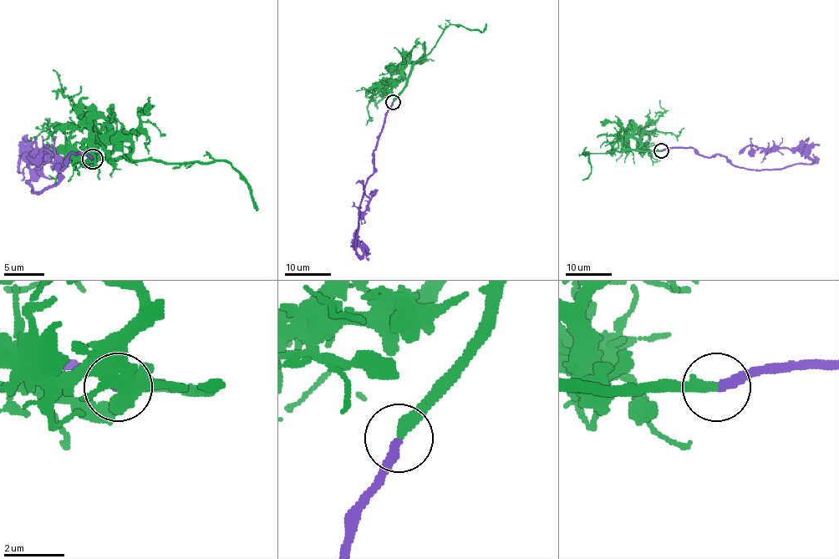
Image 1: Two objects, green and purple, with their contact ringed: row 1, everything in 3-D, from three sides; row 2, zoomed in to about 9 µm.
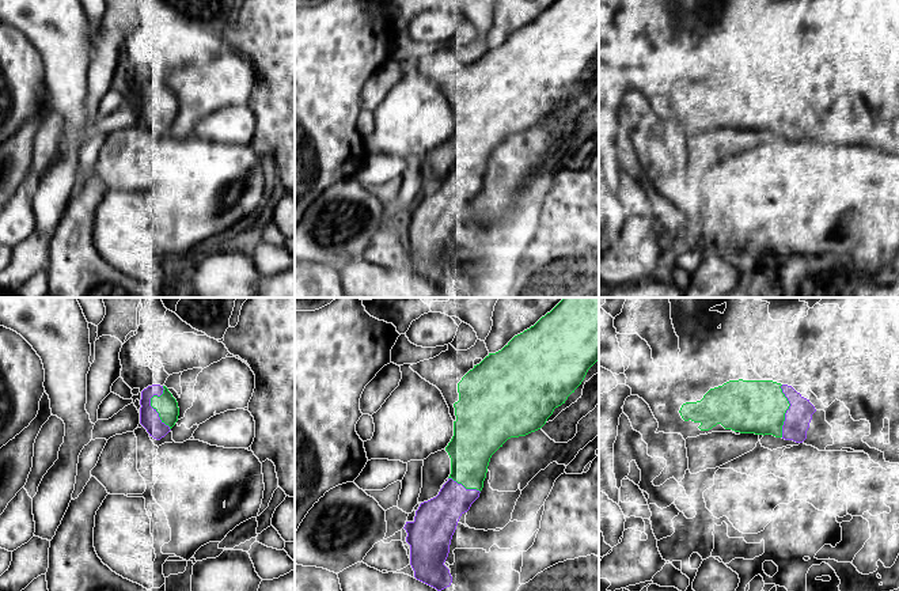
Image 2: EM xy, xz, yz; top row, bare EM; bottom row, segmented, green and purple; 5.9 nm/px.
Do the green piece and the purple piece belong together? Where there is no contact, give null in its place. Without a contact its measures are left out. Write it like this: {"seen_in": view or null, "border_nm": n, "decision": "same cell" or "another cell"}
{"seen_in": "xy", "border_nm": 260, "decision": "another cell"}

